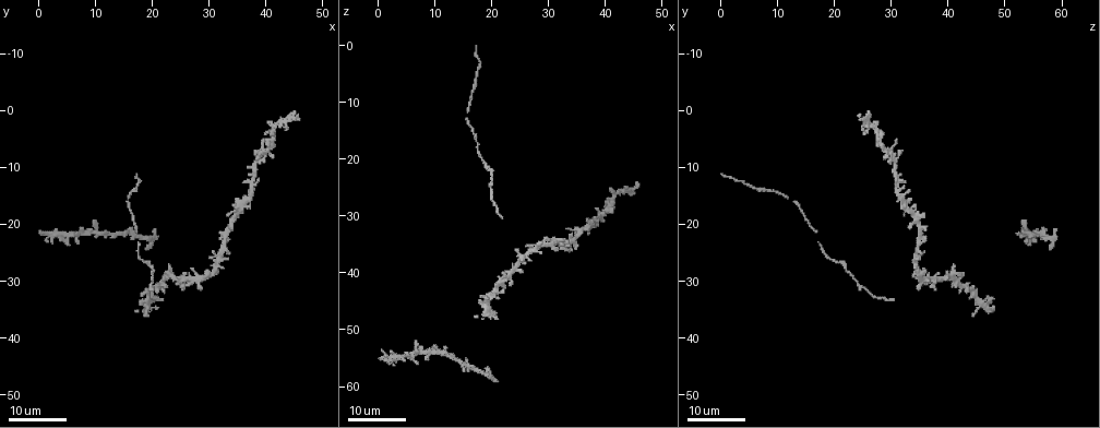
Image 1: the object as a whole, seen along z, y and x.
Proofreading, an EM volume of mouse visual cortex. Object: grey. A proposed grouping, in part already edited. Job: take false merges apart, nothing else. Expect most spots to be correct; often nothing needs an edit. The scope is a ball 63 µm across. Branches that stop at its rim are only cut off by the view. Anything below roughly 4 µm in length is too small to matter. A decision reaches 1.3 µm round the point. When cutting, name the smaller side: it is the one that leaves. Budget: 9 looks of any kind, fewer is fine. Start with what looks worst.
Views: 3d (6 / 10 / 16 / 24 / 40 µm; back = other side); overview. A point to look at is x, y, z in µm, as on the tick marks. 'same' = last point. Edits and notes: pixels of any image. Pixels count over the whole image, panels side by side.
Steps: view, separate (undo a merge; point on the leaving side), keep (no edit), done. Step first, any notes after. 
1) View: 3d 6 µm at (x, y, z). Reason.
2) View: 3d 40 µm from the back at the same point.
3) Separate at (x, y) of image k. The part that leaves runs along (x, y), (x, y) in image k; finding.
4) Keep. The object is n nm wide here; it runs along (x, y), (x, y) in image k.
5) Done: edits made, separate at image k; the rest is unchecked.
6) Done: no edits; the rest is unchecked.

View: 3d 24 µm at (25.5, 29.5, 37.5).

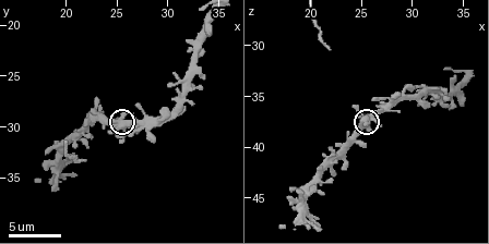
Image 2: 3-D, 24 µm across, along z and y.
View: 3d 6 µm at the same point. Zoom in.

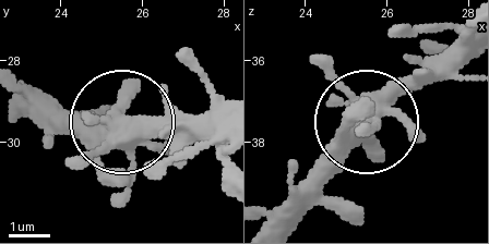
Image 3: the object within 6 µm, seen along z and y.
Keep. The object is 430 nm wide here; all the same cell.

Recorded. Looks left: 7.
View: 3d 16 µm at (16.5, 14.0, 8.5). Sudden change in width.

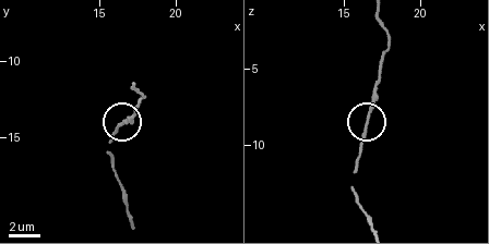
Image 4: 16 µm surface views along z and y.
View: 3d 6 µm at (16.6, 13.8, 8.2). Closer look.

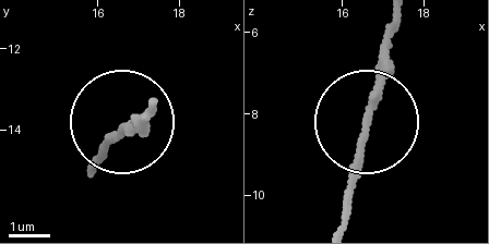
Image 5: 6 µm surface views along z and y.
Keep. It runs along (94, 162), (129, 118), (146, 118) in image 5; one cell here.

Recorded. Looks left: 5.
View: 3d 24 µm at (20.0, 28.0, 22.0). Thick turns thin.

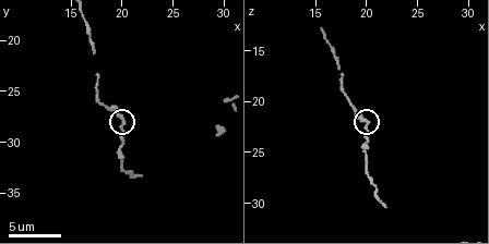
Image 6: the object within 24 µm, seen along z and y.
View: 3d 6 µm at (20.0, 28.4, 22.2).

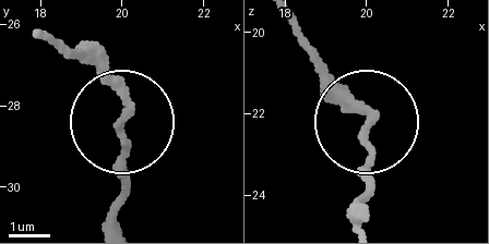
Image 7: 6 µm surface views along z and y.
Keep. The object is 180 nm wide here; all the same cell.

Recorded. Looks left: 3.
View: 3d 10 µm at (21.8, 33.6, 30.2). Thin neck.

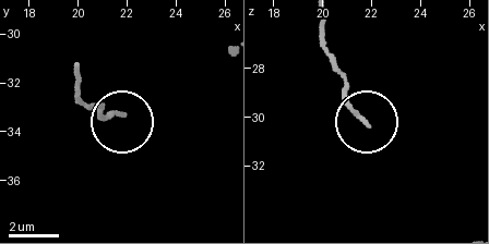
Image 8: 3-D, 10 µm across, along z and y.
Keep. All the same cell.

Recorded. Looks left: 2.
Done: no edits; the rest is unchecked.

